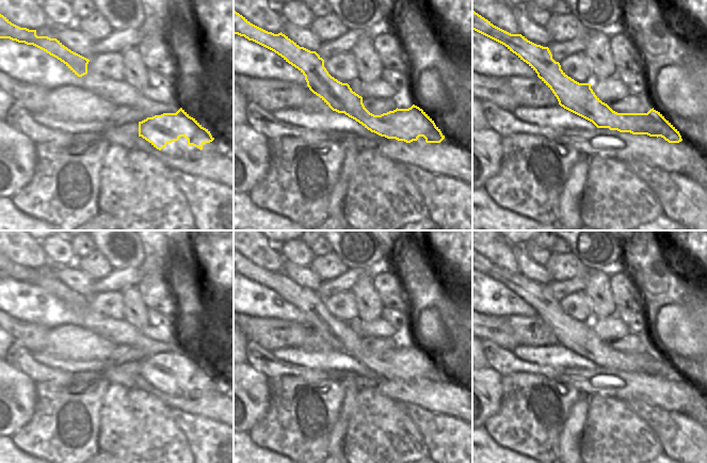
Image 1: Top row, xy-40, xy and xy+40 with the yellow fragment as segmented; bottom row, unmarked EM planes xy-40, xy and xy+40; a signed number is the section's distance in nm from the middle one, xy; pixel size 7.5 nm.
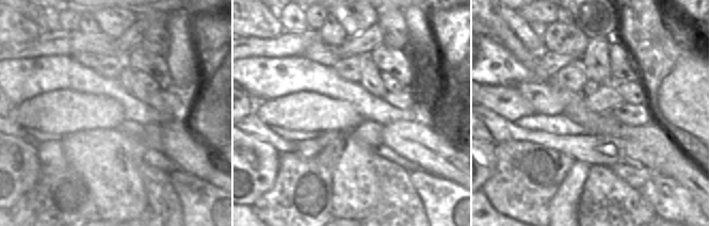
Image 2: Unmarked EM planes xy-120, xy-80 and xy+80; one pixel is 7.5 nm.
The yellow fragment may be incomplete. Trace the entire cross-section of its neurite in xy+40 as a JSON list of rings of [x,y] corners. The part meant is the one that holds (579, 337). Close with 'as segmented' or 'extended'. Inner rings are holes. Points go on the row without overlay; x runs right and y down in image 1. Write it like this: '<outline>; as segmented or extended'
[[[472,250],[472,269],[504,284],[537,313],[537,316],[552,330],[561,346],[592,361],[597,367],[609,367],[610,369],[630,371],[632,373],[661,376],[669,382],[679,382],[682,380],[679,370],[654,347],[647,352],[617,352],[613,350],[595,334],[591,328],[591,322],[579,322],[568,316],[561,308],[560,302],[552,298],[548,286],[536,284],[521,273],[511,273],[494,265],[475,250]]]; as segmented

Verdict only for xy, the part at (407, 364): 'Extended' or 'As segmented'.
As segmented

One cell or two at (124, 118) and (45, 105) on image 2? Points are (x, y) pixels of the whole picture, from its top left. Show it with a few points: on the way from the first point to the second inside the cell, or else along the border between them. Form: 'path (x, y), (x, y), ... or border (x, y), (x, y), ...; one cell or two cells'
path (105, 113), (64, 112); one cell

